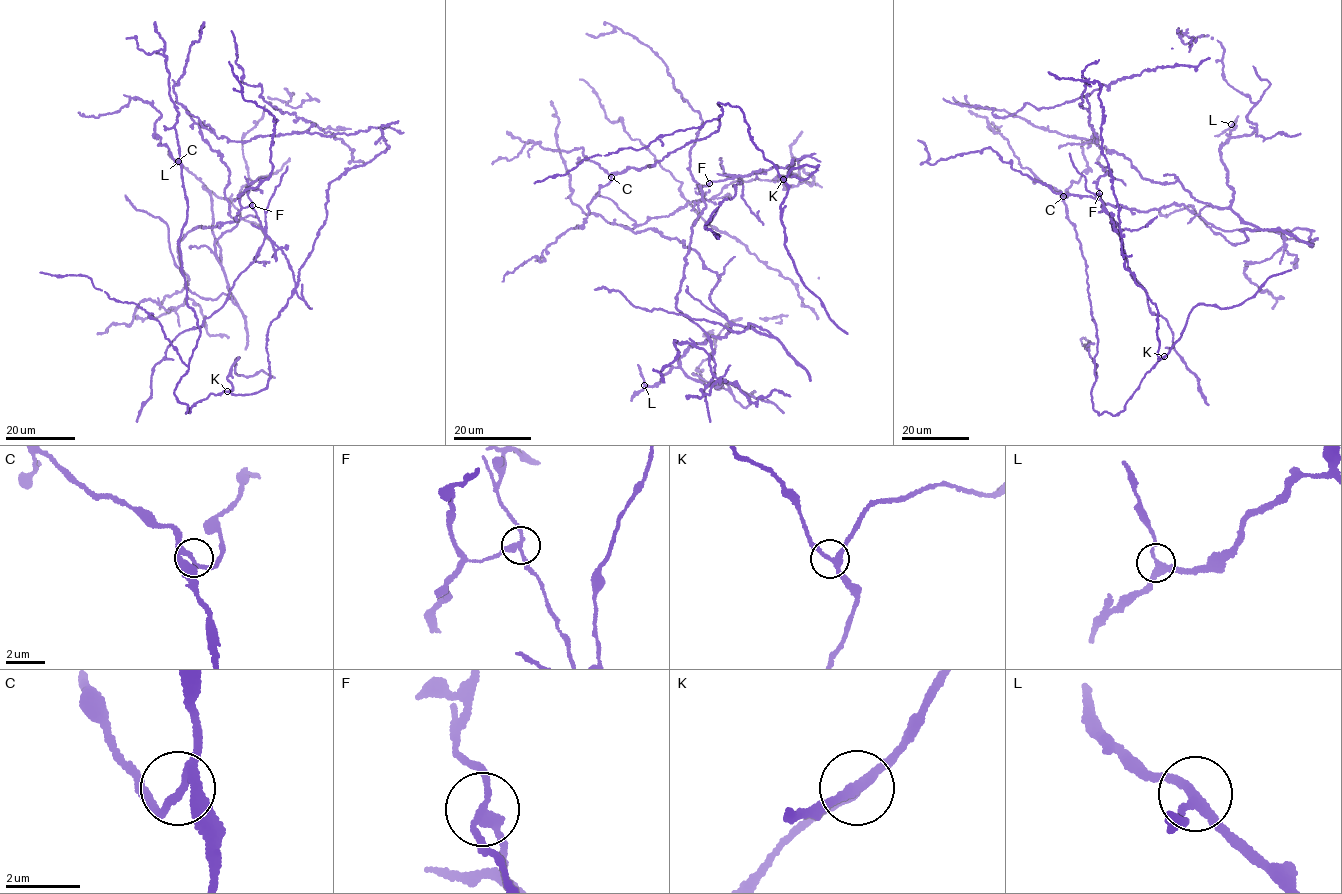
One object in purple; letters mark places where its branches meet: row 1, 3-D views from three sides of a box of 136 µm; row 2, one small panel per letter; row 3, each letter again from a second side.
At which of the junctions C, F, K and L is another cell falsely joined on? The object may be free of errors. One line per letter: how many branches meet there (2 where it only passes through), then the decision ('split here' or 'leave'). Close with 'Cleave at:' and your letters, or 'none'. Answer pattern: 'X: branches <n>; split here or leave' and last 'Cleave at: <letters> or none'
C: branches 3; leave
F: branches 3; split here
K: branches 3; leave
L: branches 3; leave
Cleave at: F

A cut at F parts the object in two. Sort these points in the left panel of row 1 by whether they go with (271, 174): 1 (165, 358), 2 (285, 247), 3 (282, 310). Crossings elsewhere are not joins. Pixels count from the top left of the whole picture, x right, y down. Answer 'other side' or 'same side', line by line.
1: other side
2: other side
3: same side

